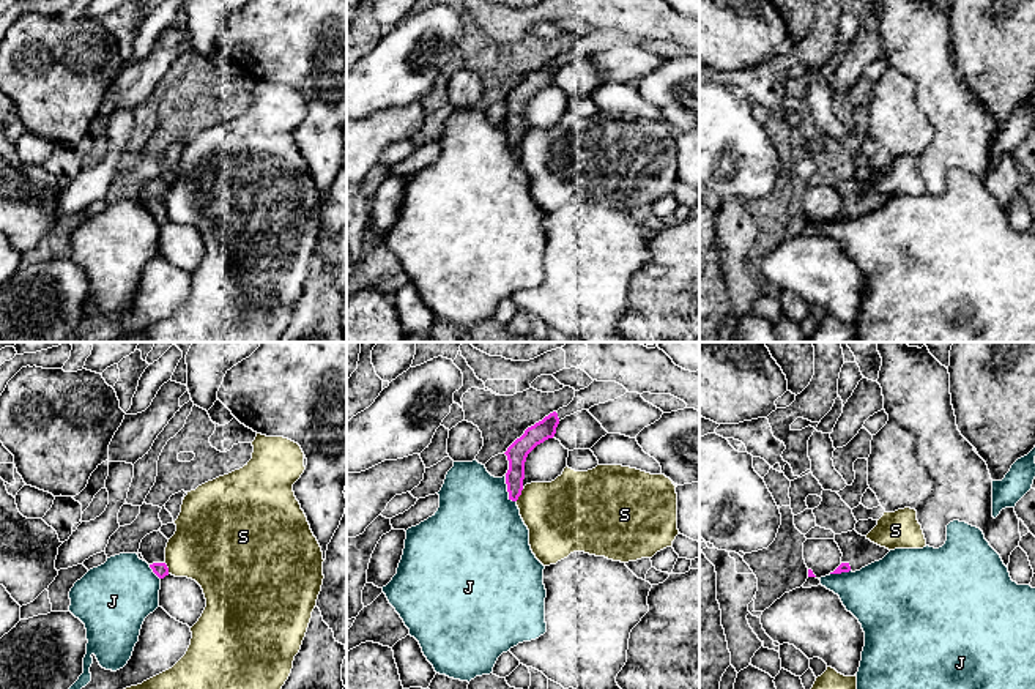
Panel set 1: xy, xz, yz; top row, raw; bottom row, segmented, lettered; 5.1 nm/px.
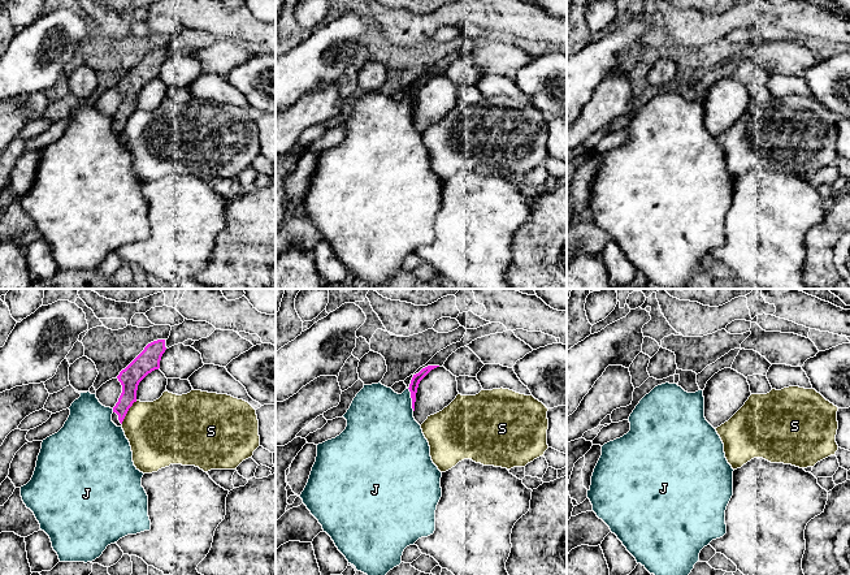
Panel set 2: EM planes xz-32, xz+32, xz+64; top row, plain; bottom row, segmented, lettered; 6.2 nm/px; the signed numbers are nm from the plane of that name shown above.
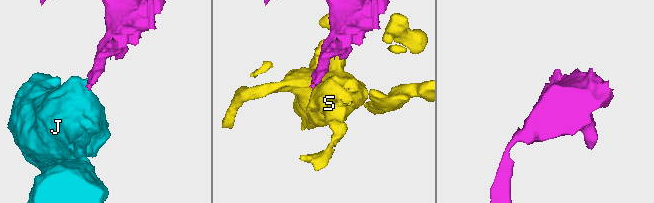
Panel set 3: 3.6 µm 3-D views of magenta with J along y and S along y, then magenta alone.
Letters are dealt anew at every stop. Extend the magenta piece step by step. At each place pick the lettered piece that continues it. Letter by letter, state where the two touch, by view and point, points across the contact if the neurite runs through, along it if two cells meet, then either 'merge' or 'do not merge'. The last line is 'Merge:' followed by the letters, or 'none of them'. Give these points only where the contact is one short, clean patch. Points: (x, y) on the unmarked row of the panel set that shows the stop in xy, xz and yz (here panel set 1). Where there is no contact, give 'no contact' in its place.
J: contact xz (508, 137); border xz (504, 123), (508, 142), (515, 148); do not merge
S: contact xz (520, 141); do not merge
Merge: none of them

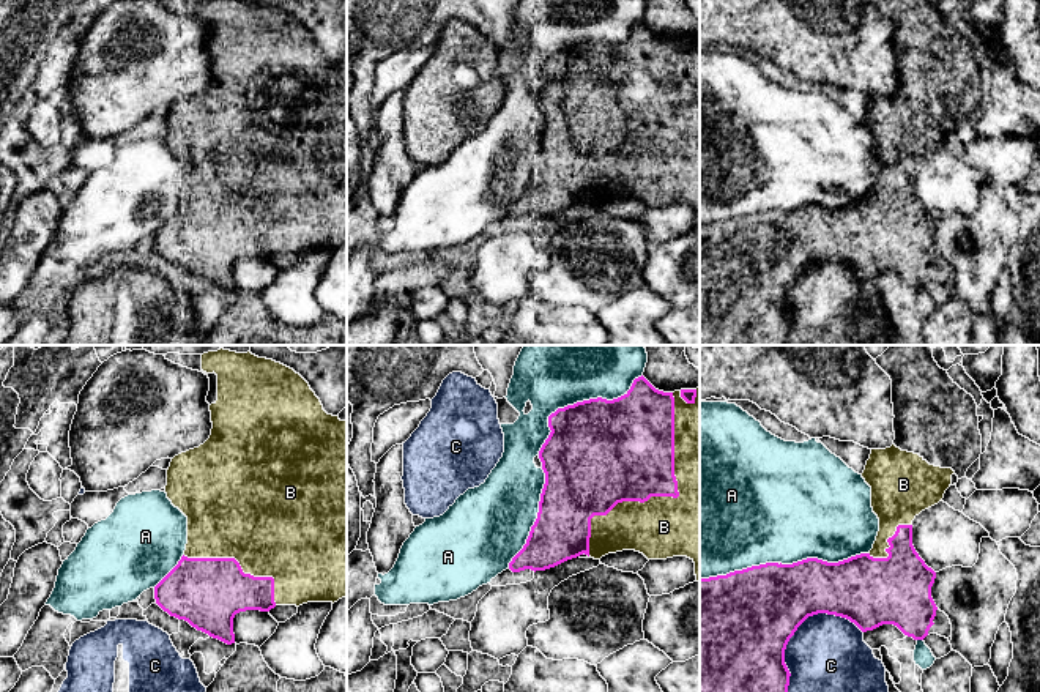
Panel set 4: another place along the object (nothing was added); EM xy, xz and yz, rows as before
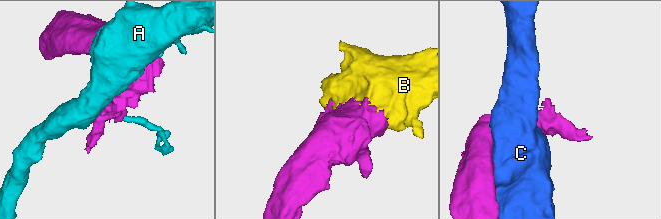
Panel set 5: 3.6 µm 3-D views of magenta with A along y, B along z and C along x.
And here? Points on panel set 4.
A: contact xz (577, 49); do not merge
B: contact xz (667, 142); merge
C: contact yz (796, 276); do not merge
Merge: B

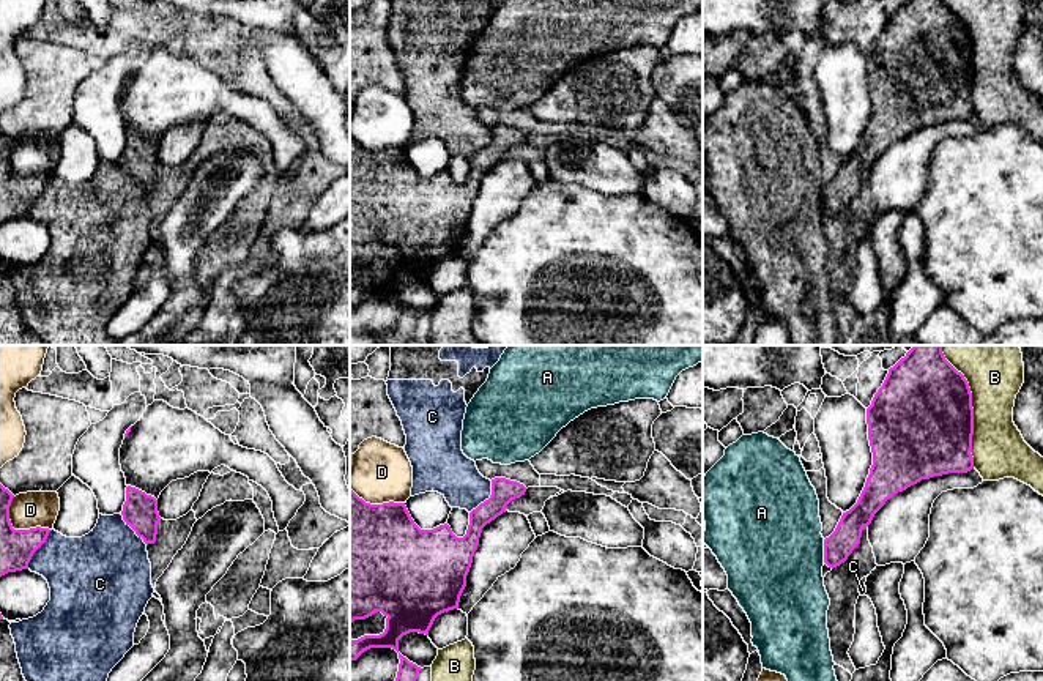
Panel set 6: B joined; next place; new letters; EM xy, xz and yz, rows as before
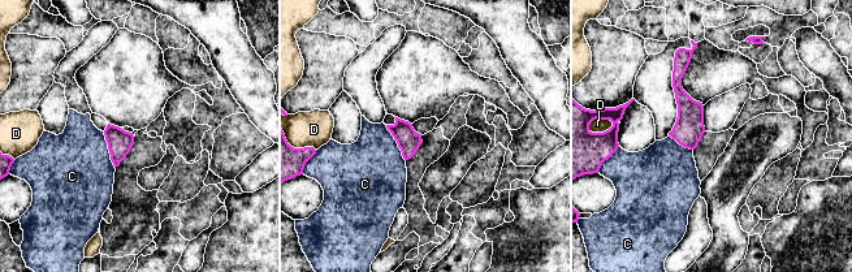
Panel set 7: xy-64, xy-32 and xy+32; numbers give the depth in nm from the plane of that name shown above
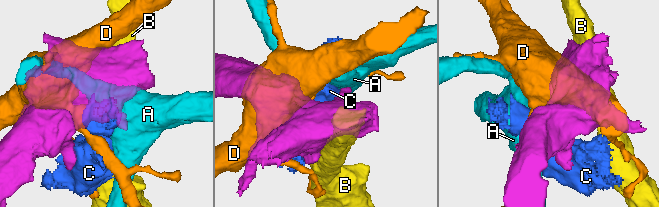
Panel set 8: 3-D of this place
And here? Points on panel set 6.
A: contact yz (824, 197); border yz (823, 186), (824, 208); do not merge
B: contact yz (972, 57); do not merge
C: contact xy (38, 194); do not merge
D: contact xy (18, 177); do not merge
Merge: none of them

